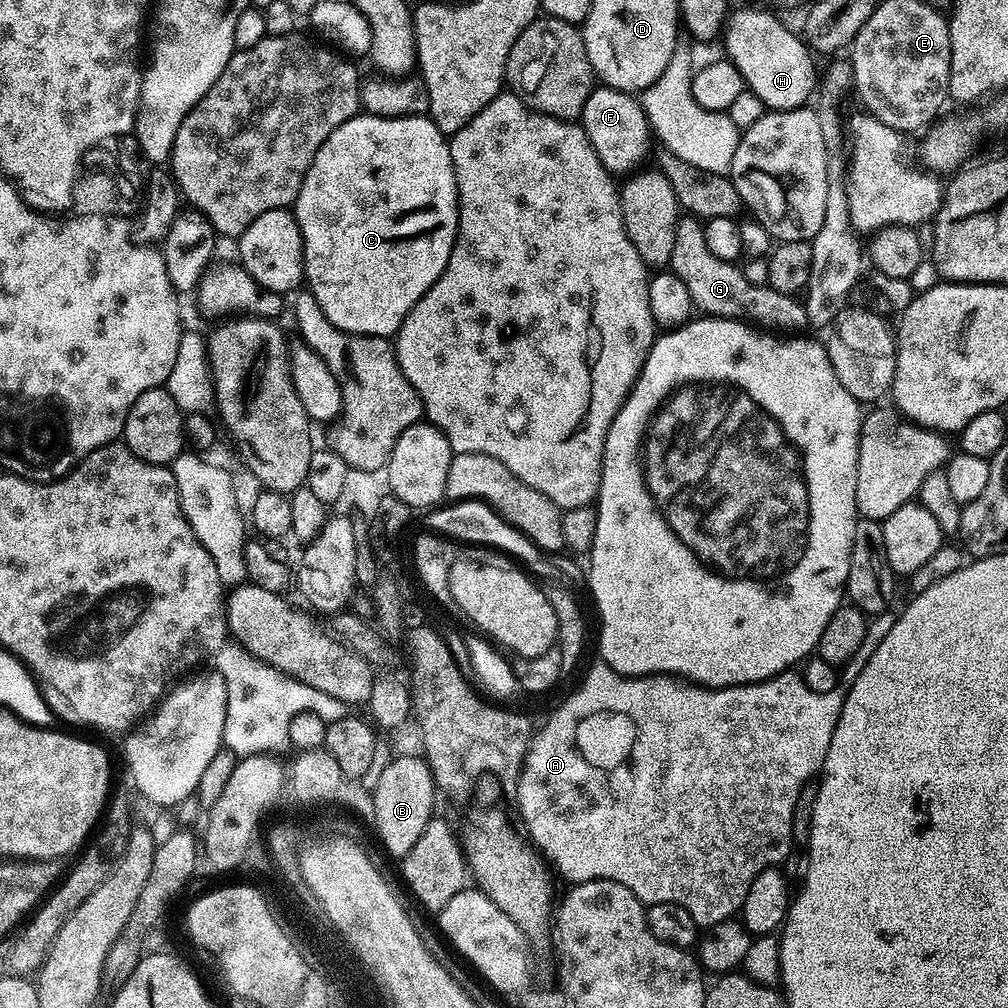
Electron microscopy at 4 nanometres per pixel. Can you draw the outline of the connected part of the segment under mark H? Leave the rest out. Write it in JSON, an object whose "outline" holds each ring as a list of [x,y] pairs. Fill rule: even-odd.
{"outline":[[[760,8],[733,11],[726,21],[723,40],[727,59],[741,72],[747,91],[752,91],[765,109],[785,112],[805,107],[813,99],[818,88],[814,53],[793,29],[782,26],[779,15],[771,16]]]}

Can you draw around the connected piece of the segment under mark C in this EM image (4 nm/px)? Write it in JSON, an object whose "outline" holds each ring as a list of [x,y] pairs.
{"outline":[[[358,114],[354,118],[350,118],[342,126],[338,126],[338,130],[334,130],[334,134],[330,134],[326,138],[326,142],[322,142],[322,146],[318,150],[318,154],[314,154],[314,162],[310,162],[310,170],[306,170],[306,178],[302,182],[302,190],[298,194],[294,205],[294,215],[300,233],[302,234],[302,242],[304,243],[304,278],[307,287],[314,294],[314,298],[318,302],[318,306],[322,306],[322,314],[326,314],[326,318],[330,318],[330,322],[334,322],[334,326],[338,326],[347,332],[357,332],[363,336],[387,336],[395,337],[396,331],[402,326],[402,322],[406,318],[409,310],[416,305],[418,298],[422,298],[426,294],[426,290],[430,290],[430,286],[434,286],[434,282],[438,282],[438,278],[442,274],[442,270],[446,270],[446,262],[450,258],[450,250],[456,241],[456,227],[460,221],[460,207],[456,201],[456,179],[454,178],[454,166],[450,158],[450,150],[448,149],[448,140],[445,133],[438,130],[438,126],[428,116],[399,116],[398,118],[382,118],[381,116],[370,116],[367,114]]]}

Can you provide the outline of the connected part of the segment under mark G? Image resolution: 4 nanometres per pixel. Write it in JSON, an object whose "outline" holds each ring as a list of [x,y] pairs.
{"outline":[[[689,214],[681,215],[674,230],[674,254],[670,270],[682,278],[697,313],[708,318],[742,320],[780,334],[792,334],[795,328],[809,327],[804,305],[796,296],[782,294],[764,282],[751,284],[736,267],[733,261],[714,258],[714,254],[710,254],[706,247],[704,226],[699,219]]]}

